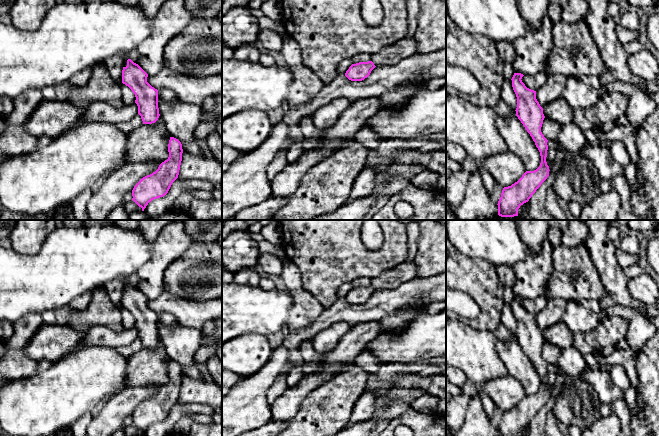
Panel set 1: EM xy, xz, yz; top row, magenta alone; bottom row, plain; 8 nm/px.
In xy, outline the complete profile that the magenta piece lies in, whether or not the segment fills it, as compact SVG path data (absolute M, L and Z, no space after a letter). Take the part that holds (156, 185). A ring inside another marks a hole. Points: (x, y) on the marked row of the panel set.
M170 137L168 152L168 159L155 172L140 179L132 190L132 200L142 211L152 200L165 196L178 178L183 153L181 142Z

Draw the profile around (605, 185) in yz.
M602 179L600 181L600 189L602 193L607 193L613 191L613 187L610 179Z

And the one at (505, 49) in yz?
M496 42L496 48L504 63L512 64L514 61L514 47L509 42Z

